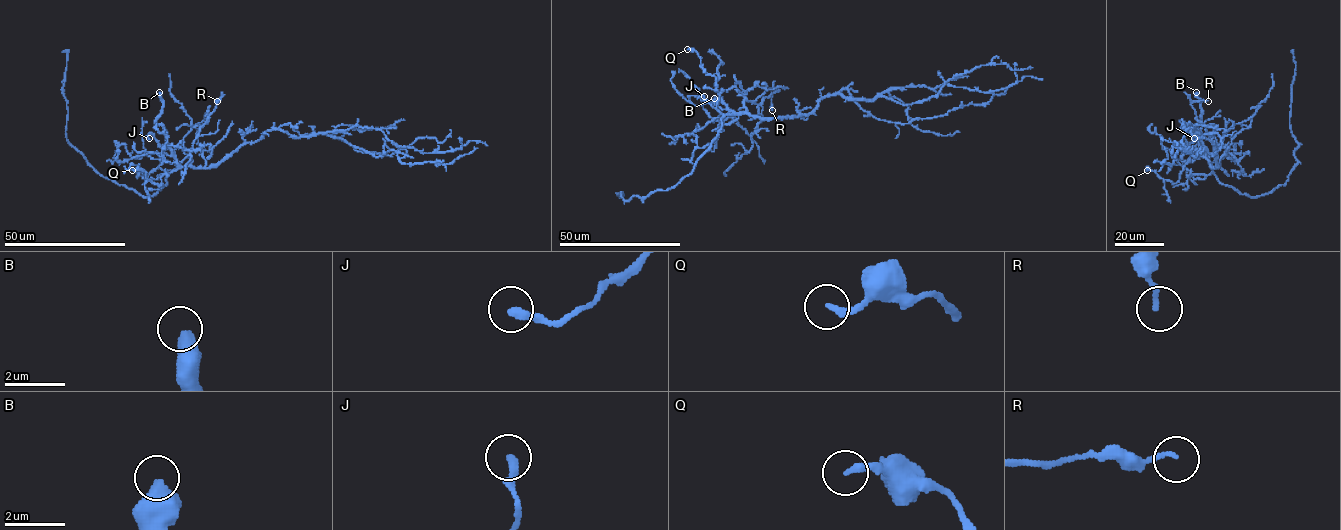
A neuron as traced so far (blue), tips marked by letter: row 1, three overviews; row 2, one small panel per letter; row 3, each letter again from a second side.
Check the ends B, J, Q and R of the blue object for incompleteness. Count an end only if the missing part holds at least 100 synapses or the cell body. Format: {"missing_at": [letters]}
{"missing_at": ["B"]}

